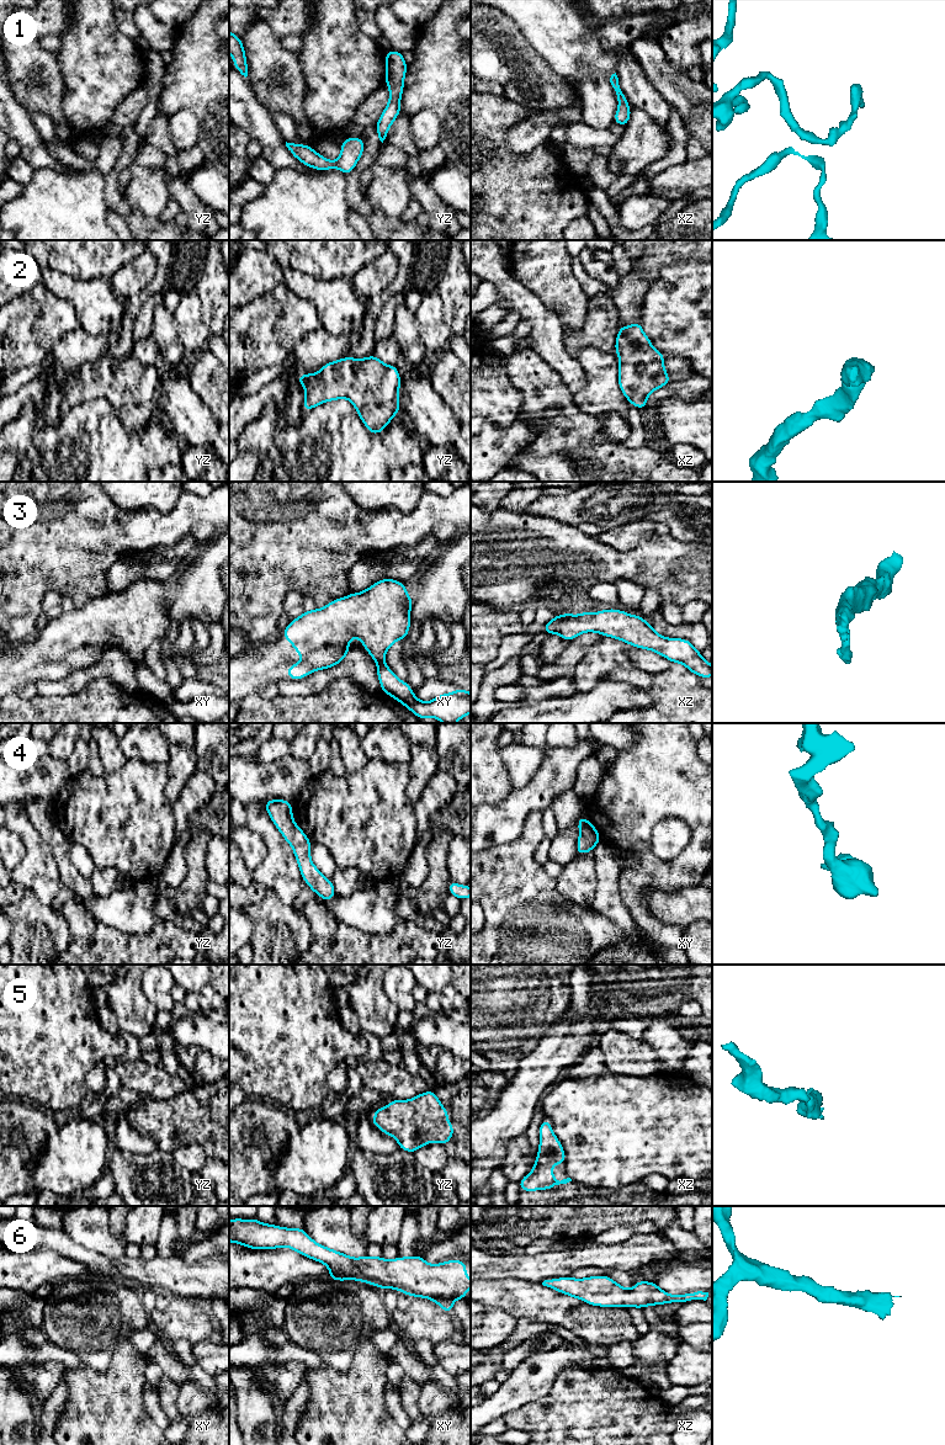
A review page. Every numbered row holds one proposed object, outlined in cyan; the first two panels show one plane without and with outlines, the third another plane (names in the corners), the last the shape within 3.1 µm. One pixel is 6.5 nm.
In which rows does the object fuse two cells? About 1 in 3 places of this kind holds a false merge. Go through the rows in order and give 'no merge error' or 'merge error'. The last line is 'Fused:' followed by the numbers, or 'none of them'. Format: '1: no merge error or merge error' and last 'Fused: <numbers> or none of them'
1: no merge error
2: no merge error
3: no merge error
4: no merge error
5: no merge error
6: no merge error
Fused: none of them

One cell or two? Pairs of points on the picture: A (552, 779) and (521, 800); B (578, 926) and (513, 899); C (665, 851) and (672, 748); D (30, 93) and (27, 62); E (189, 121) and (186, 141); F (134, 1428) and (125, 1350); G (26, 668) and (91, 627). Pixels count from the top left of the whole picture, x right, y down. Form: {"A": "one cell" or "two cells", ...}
{"A": "one cell", "B": "one cell", "C": "two cells", "D": "one cell", "E": "one cell", "F": "one cell", "G": "one cell"}

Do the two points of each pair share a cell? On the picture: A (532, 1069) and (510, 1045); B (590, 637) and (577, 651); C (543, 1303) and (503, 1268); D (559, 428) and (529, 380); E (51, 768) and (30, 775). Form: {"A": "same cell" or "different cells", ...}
{"A": "different cells", "B": "same cell", "C": "different cells", "D": "same cell", "E": "same cell"}

